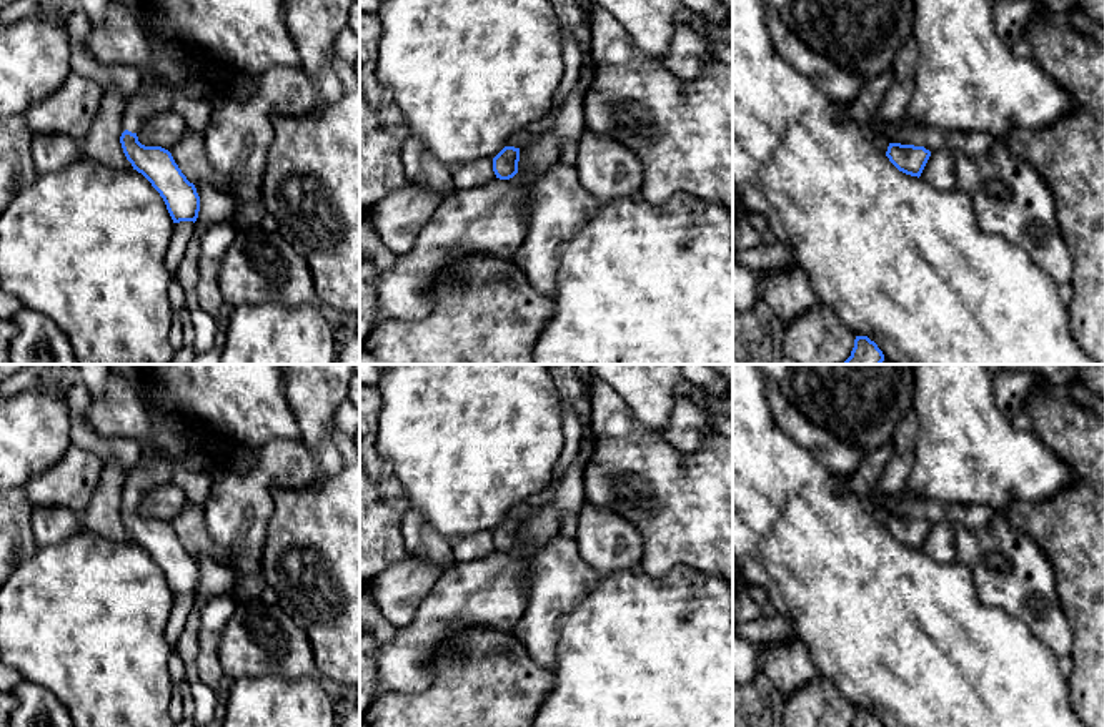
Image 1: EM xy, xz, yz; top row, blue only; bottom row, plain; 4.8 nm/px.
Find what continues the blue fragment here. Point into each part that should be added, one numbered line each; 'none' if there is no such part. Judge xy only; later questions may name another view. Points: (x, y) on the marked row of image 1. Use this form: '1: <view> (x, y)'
1: xy (250, 35)

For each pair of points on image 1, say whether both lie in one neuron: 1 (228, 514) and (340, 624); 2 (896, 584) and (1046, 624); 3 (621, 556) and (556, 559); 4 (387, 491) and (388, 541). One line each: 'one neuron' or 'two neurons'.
1: two neurons
2: two neurons
3: two neurons
4: one neuron

